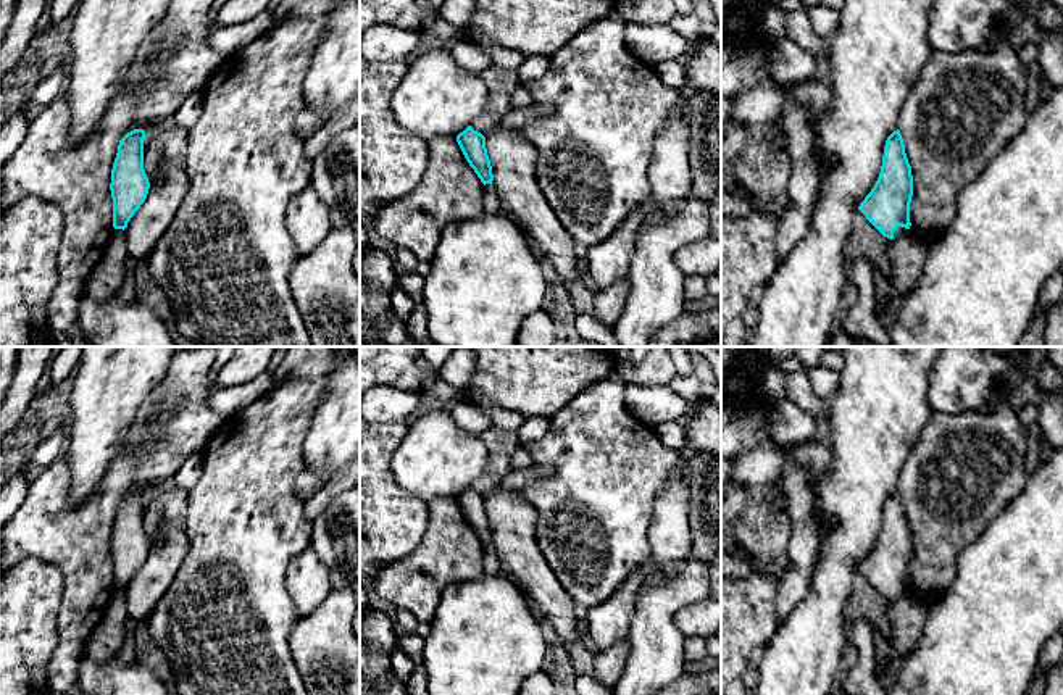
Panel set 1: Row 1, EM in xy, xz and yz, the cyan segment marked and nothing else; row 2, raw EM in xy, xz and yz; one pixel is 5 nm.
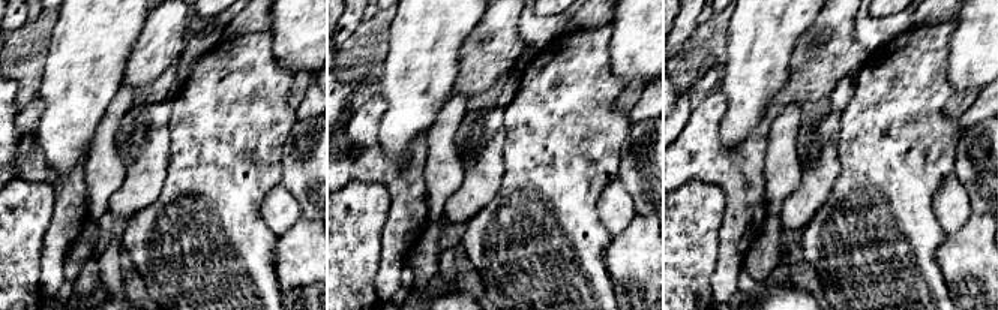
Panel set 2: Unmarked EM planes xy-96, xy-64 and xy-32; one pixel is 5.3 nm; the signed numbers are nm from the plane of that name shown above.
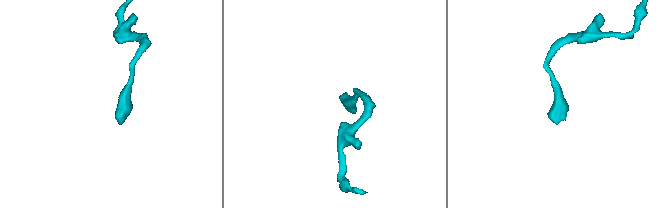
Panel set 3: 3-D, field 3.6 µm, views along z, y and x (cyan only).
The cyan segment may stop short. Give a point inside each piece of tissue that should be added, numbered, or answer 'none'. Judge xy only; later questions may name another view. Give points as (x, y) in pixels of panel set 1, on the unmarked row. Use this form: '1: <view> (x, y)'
1: xy (108, 636)

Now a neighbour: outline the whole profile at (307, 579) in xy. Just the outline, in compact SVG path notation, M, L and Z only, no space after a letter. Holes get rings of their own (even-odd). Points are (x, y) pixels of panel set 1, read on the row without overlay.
M313 547L297 555L286 576L287 590L300 616L313 613L329 595L331 582Z

